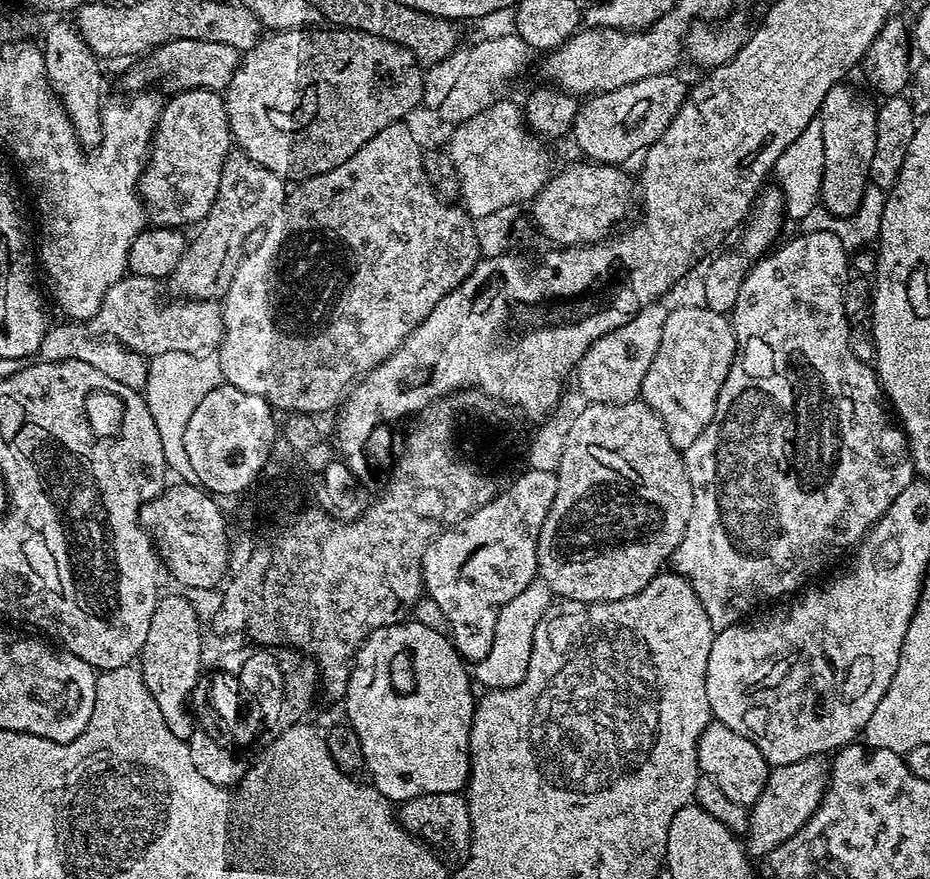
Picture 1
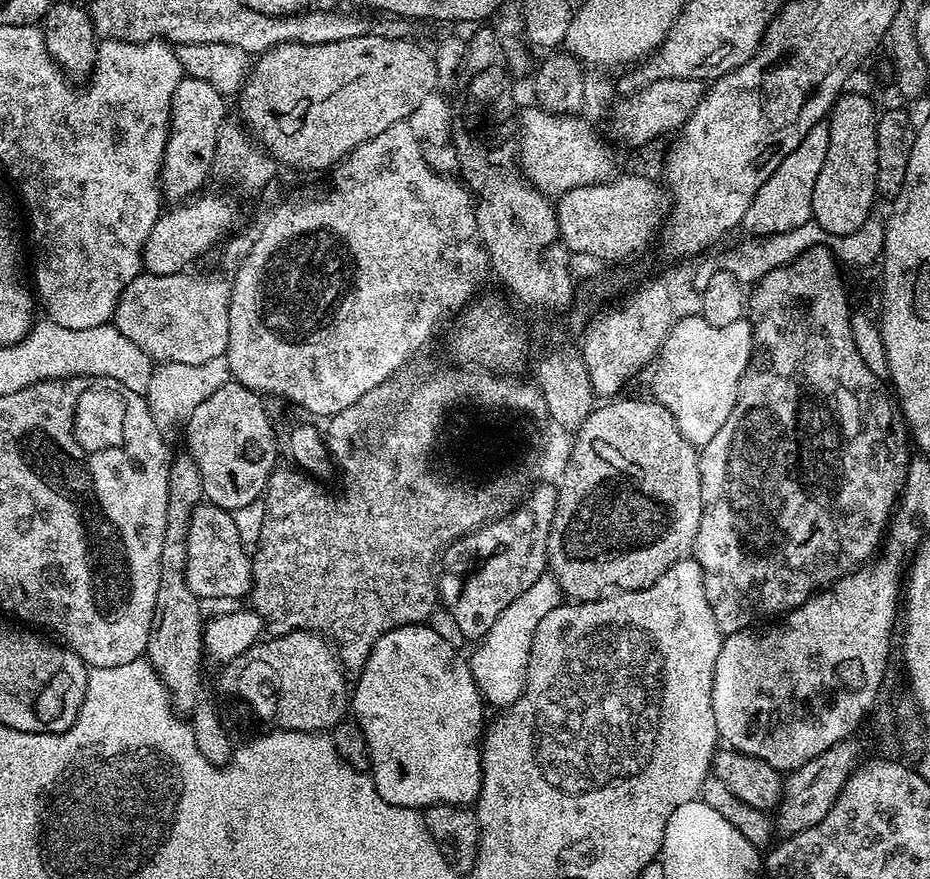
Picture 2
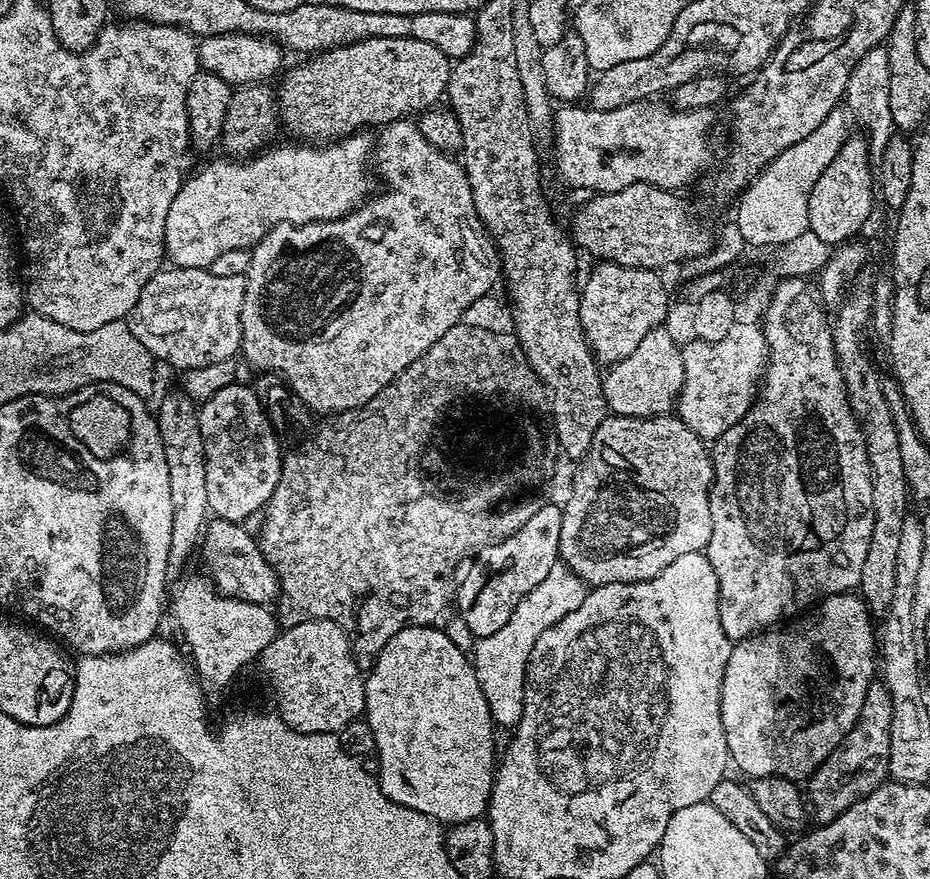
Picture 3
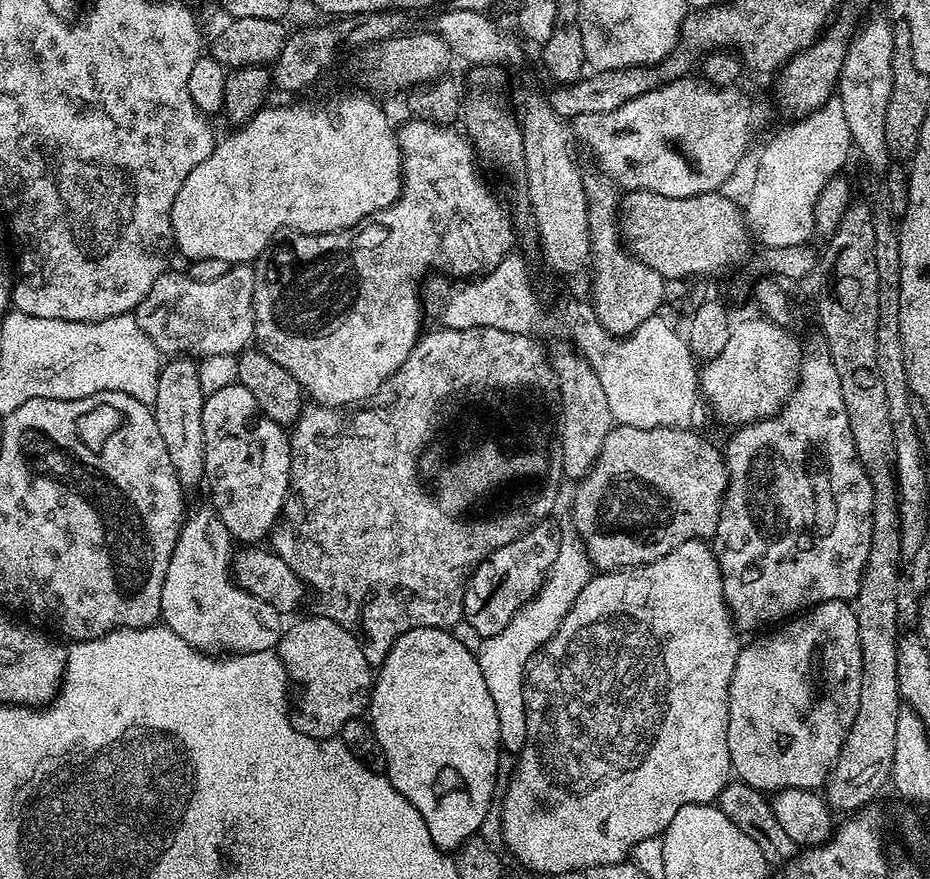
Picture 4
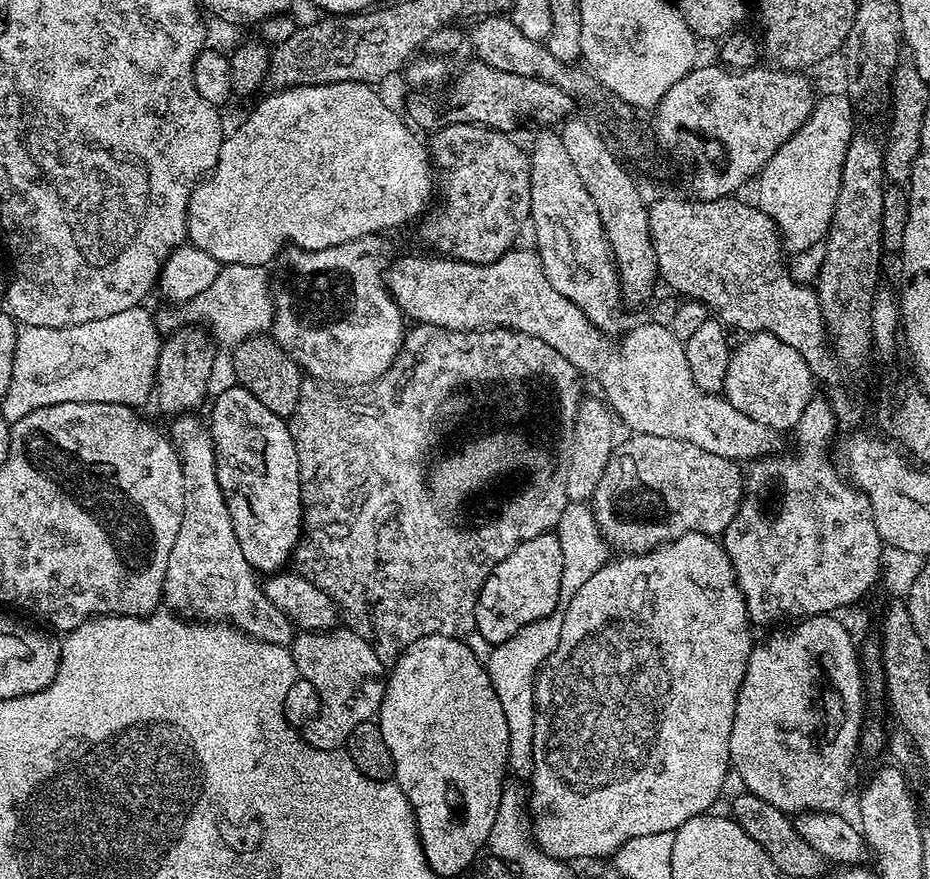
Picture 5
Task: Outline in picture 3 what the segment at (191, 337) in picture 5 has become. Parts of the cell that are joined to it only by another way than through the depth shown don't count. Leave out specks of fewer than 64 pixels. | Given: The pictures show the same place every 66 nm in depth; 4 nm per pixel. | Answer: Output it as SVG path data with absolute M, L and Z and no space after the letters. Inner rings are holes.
M183 391L172 392L160 404L160 412L155 413L165 451L166 466L169 471L170 499L173 500L173 529L170 534L170 549L166 558L166 578L168 583L177 583L185 573L185 566L196 546L199 545L203 529L209 517L208 499L206 498L205 446L202 442L200 414L197 401Z

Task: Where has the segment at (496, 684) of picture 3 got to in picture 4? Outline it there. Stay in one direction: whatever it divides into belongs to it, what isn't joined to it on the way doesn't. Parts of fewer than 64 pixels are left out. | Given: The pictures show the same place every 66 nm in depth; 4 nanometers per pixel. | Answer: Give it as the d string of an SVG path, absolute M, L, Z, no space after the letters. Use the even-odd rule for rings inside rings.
M571 522L560 524L560 549L558 558L554 558L554 566L550 566L548 579L536 592L535 598L523 604L506 622L498 634L483 637L478 659L482 678L486 678L486 690L490 690L490 698L494 702L494 710L498 710L498 734L500 747L515 754L520 753L524 743L528 741L526 730L526 710L524 709L524 674L532 656L562 626L562 618L574 606L574 598L582 594L582 586L590 582L594 575L592 563L584 549L584 544L576 535L576 528Z

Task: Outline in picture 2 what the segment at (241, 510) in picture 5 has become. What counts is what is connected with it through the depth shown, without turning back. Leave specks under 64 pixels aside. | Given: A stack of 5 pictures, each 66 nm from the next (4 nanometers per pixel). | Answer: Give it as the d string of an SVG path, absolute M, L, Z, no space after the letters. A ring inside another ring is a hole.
M230 382L226 386L222 386L222 390L210 394L210 398L206 398L186 419L186 426L188 426L186 452L197 464L198 474L201 475L204 487L203 499L207 503L225 508L227 512L233 514L239 513L239 508L250 507L255 500L257 503L263 497L268 487L268 479L272 477L277 467L278 451L273 417L268 416L263 402L265 403L261 393L251 392L246 386Z

